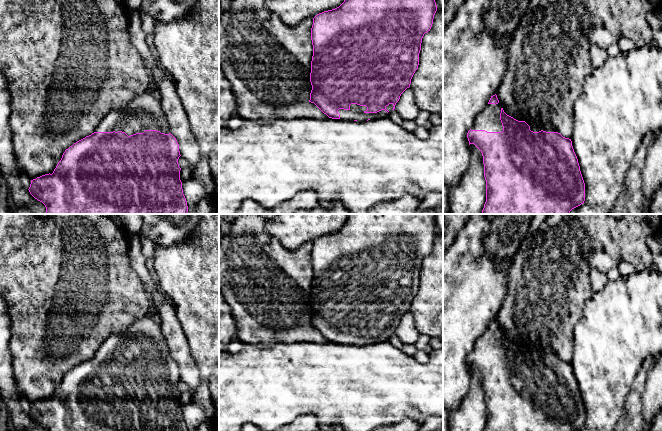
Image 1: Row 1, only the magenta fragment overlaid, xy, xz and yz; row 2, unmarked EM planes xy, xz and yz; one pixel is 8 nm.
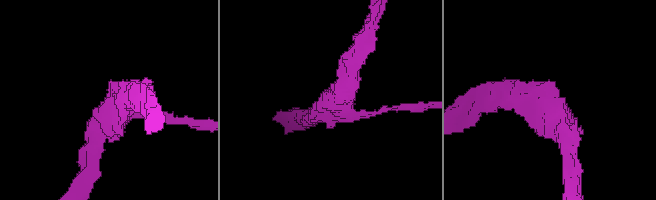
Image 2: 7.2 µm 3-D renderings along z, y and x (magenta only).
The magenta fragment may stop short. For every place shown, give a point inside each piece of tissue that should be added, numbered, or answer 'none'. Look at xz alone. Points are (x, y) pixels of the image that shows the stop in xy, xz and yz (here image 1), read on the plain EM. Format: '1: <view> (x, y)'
1: xz (356, 336)

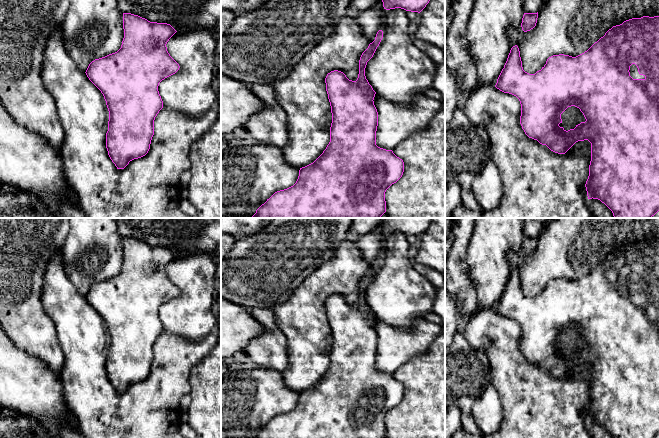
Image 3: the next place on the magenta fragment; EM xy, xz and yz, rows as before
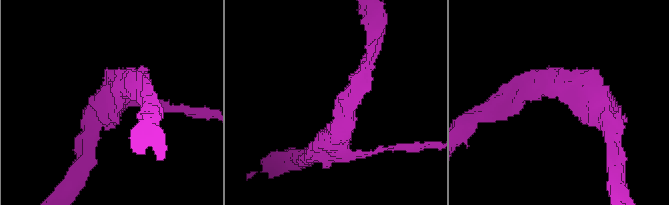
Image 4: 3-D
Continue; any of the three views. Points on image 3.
1: yz (634, 297)

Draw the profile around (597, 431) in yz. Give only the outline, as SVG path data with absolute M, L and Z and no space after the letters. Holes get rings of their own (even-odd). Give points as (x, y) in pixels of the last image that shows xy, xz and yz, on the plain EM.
M588 423L592 438L613 438L612 435L598 423Z

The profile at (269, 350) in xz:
M247 308L247 312L259 321L263 333L244 348L244 353L259 367L284 372L289 366L287 338L277 327L273 309Z

